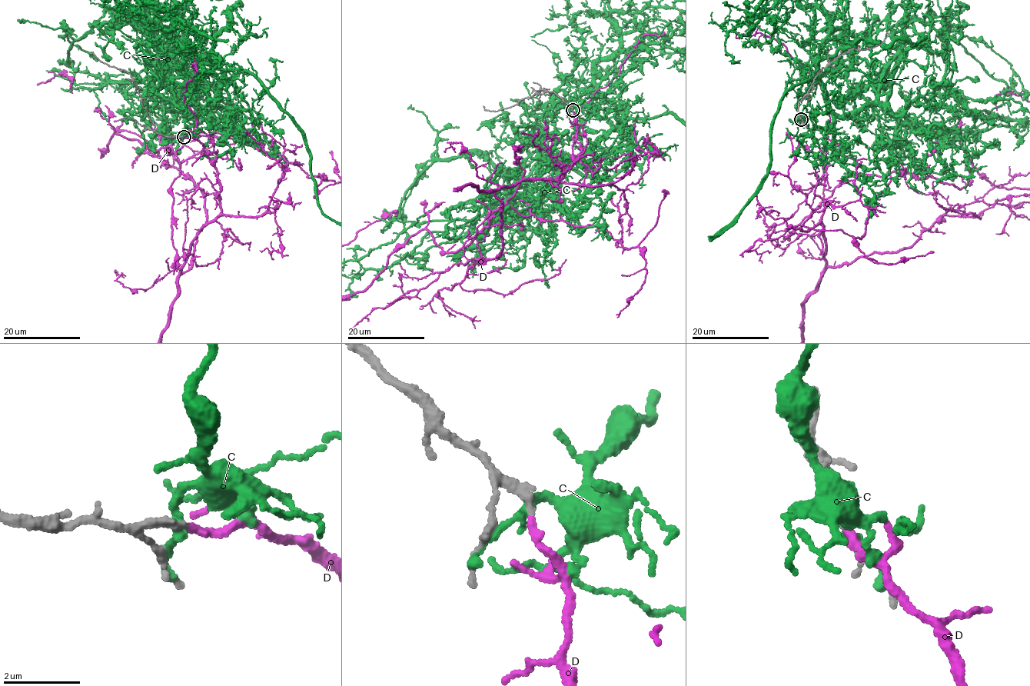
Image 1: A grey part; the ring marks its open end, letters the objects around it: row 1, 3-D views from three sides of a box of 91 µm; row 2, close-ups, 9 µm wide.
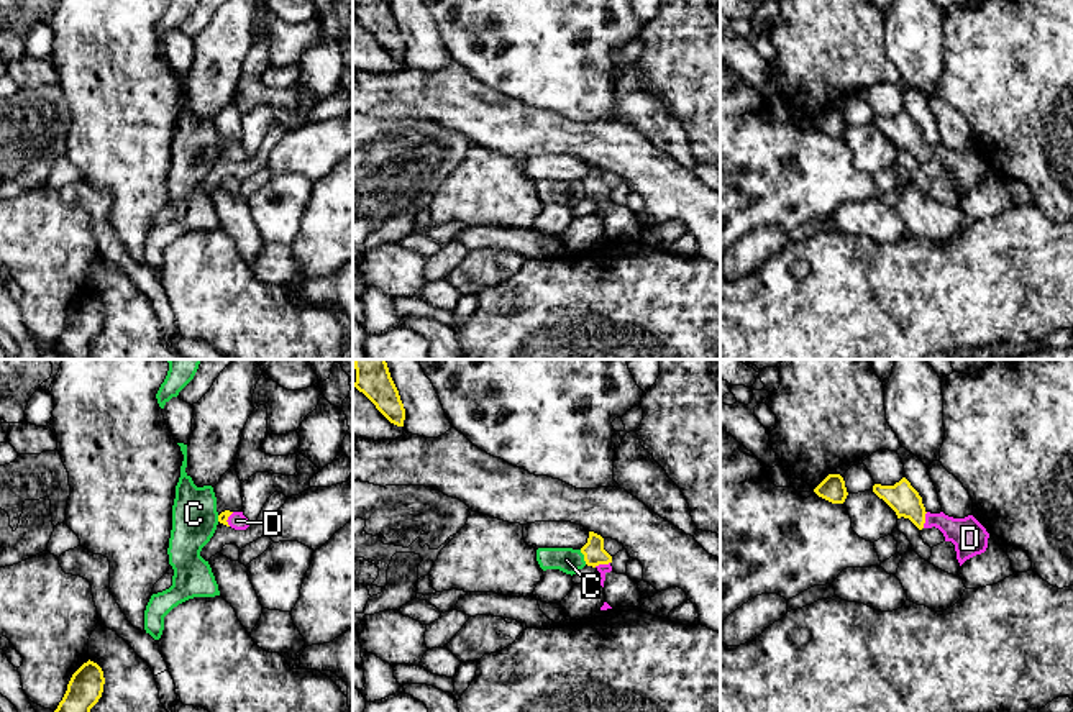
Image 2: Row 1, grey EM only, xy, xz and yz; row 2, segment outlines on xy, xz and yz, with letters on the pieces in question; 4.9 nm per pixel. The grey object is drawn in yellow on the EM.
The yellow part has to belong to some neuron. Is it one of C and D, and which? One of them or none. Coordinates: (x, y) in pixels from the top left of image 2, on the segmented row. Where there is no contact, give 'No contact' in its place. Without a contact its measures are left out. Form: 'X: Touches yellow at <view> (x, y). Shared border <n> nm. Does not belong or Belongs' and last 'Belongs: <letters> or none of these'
C: Touches yellow at xz (584, 556). Shared border 80 nm. Does not belong
D: Touches yellow at yz (924, 520). Shared border 80 nm. Belongs
Belongs: D

